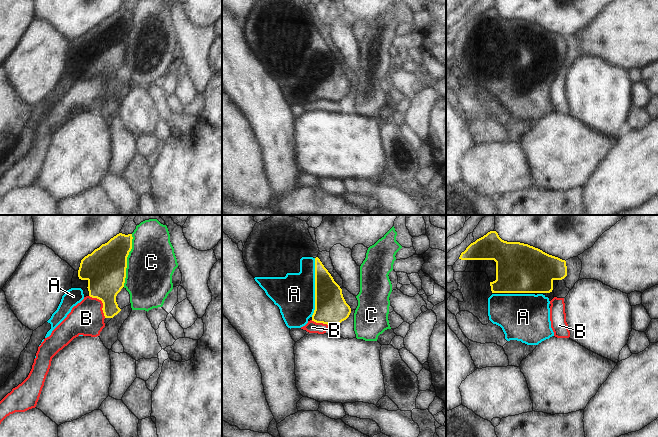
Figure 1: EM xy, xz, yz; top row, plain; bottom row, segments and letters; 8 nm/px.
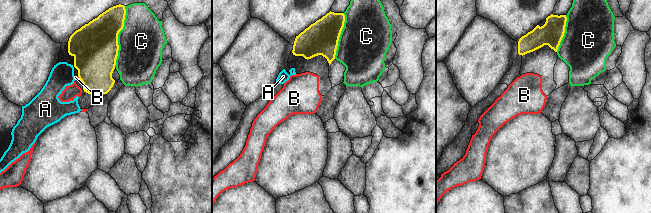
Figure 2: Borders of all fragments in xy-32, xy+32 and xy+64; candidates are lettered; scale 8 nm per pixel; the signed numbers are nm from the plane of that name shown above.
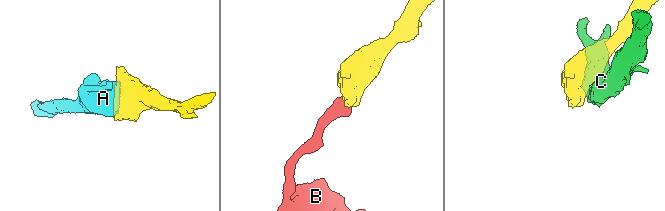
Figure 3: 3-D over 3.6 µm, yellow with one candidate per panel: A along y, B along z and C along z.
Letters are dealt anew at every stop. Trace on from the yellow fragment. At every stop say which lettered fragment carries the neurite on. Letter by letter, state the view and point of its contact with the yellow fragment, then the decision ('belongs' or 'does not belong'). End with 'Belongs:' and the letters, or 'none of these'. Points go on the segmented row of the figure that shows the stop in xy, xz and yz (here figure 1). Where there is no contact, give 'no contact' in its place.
A: xz (315, 287) | belongs
B: xy (102, 302) | does not belong
C: xy (126, 260) | does not belong
Belongs: A

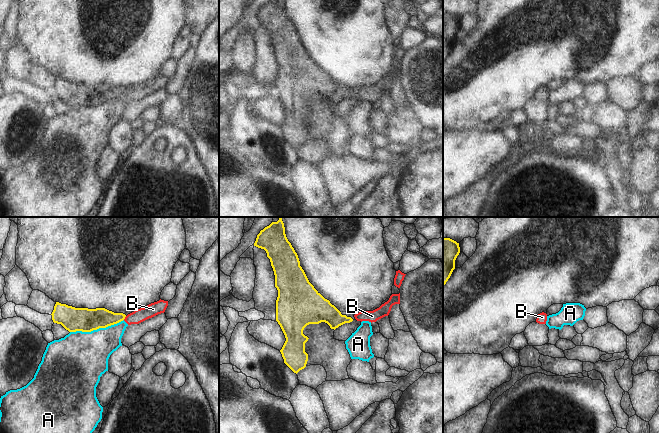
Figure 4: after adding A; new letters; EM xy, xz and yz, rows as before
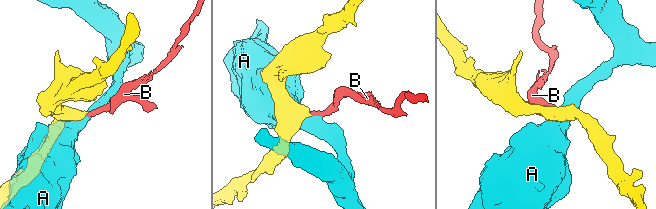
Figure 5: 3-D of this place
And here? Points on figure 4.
A: xy (96, 329) | does not belong
B: xy (124, 318) | belongs
Belongs: B

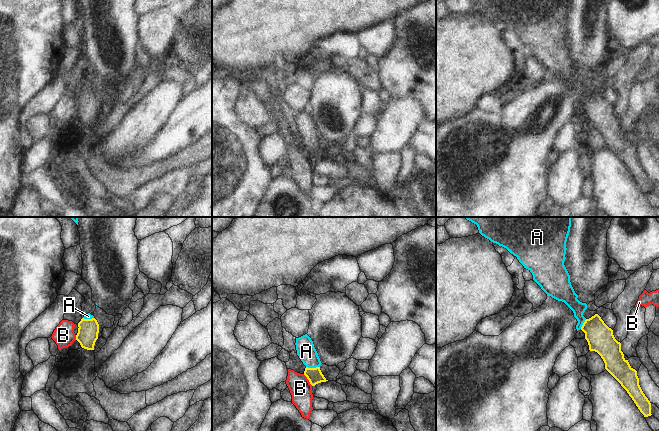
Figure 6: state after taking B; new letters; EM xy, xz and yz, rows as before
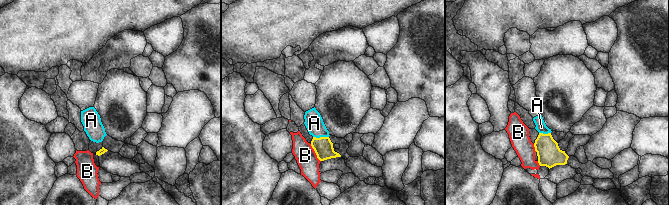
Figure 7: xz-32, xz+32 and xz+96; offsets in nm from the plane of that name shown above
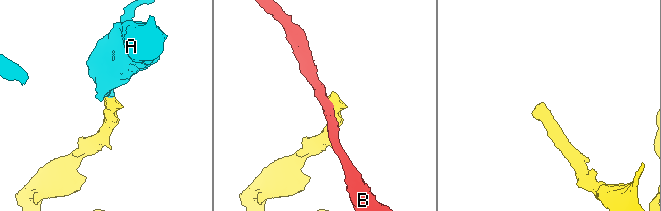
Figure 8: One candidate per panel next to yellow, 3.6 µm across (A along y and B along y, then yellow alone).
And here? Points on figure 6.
A: xz (313, 368) | belongs
B: xz (308, 379) | does not belong
Belongs: A

